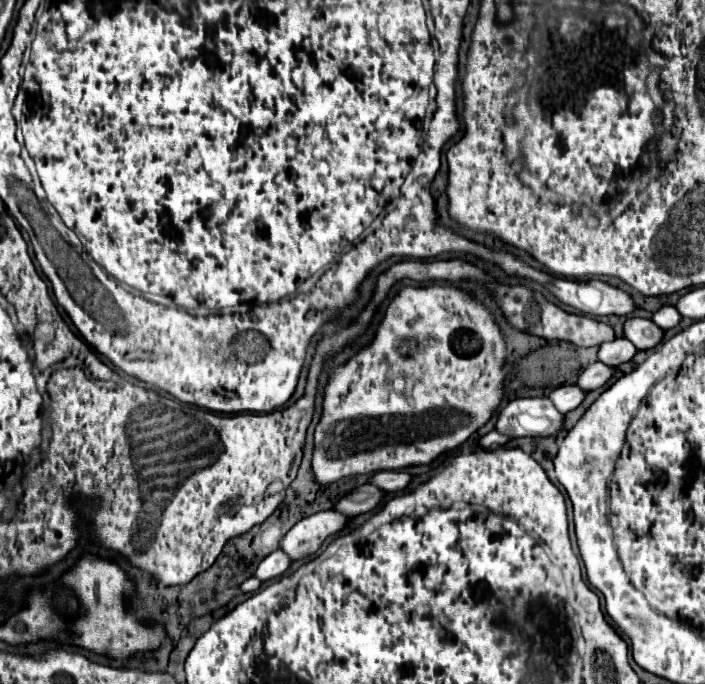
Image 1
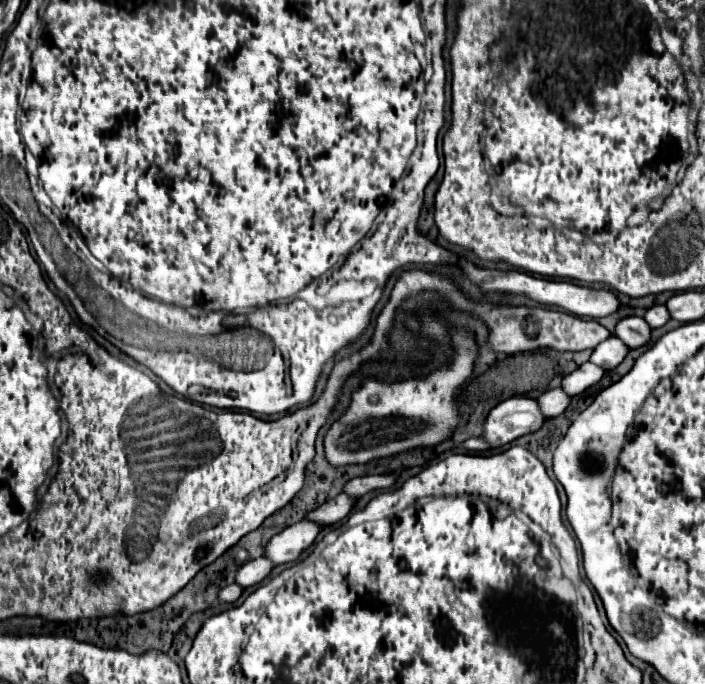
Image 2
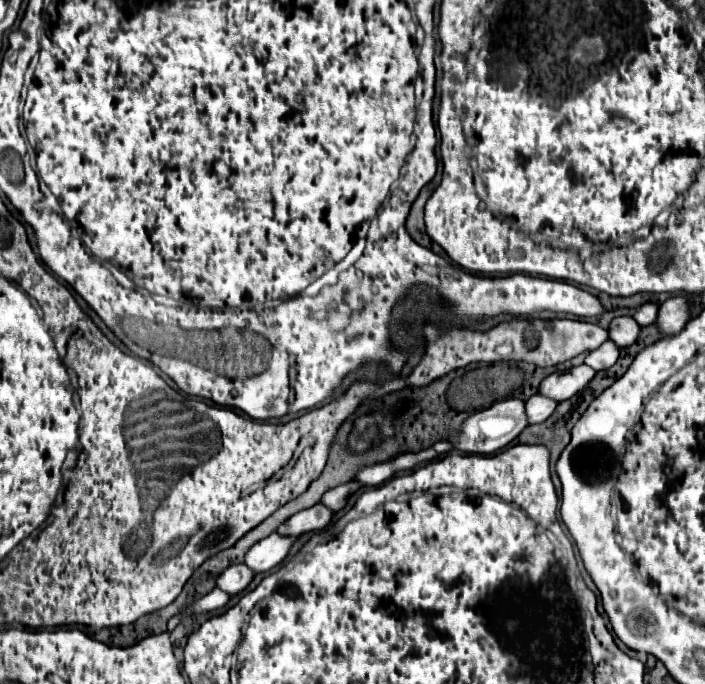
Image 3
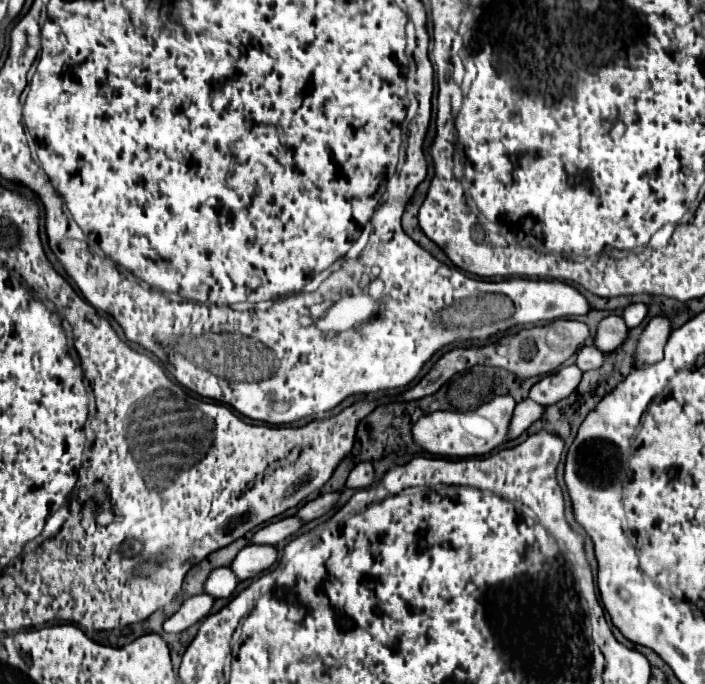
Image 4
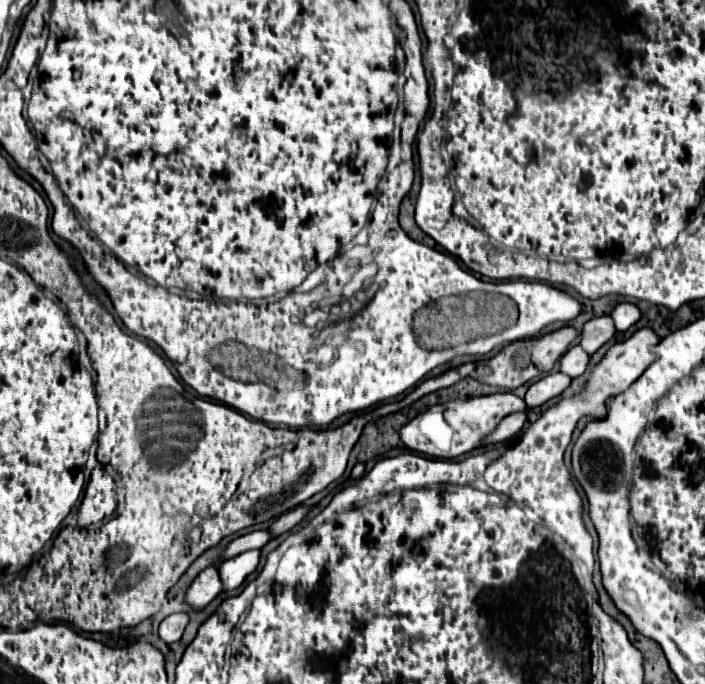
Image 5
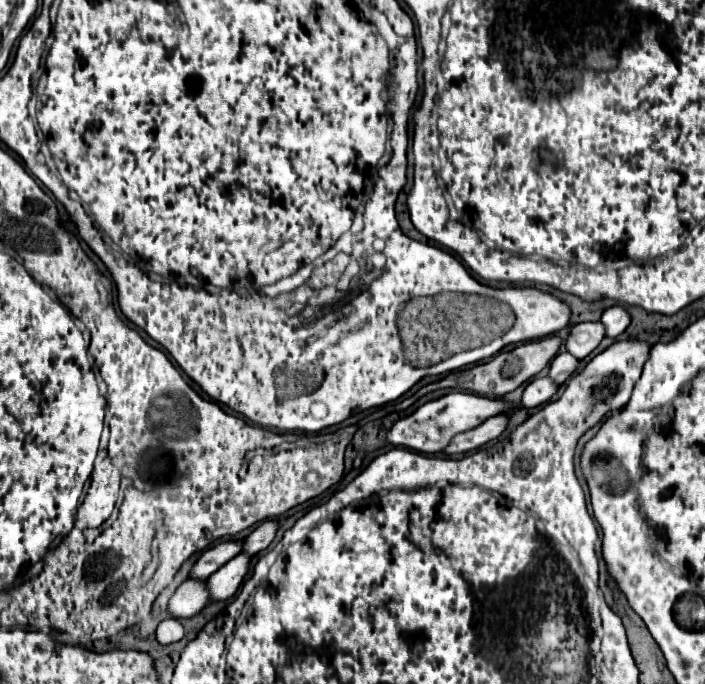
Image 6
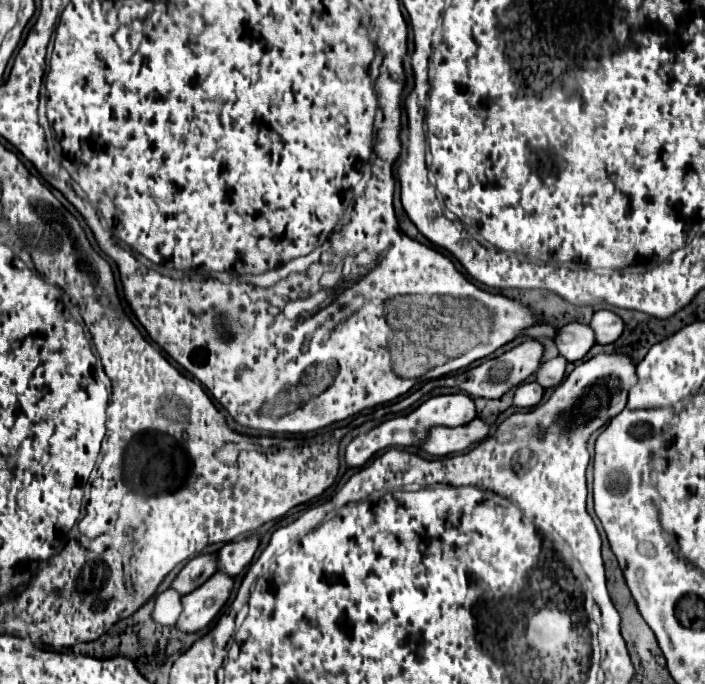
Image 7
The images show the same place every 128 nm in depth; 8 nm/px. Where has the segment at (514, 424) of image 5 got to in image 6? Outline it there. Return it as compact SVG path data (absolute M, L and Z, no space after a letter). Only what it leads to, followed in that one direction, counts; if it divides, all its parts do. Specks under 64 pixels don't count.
M506 414L488 418L488 420L482 422L478 428L468 430L468 432L456 436L456 438L450 442L450 446L446 448L446 454L464 454L464 452L482 448L484 444L496 440L496 438L506 430L508 420L510 420L510 418L508 418Z

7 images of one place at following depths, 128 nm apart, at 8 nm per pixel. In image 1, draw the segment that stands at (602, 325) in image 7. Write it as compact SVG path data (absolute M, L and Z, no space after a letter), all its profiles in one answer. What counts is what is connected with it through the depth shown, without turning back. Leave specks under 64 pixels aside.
M662 306L662 308L652 316L652 320L654 320L660 328L670 330L670 328L678 326L678 322L682 320L682 316L680 316L680 312L678 312L674 306Z

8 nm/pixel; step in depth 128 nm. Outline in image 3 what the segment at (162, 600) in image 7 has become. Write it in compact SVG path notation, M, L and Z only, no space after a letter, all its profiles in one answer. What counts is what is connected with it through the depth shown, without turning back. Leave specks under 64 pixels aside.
M234 564L232 568L226 568L220 574L218 588L228 594L238 594L252 582L252 578L254 578L254 572L246 568L246 564Z

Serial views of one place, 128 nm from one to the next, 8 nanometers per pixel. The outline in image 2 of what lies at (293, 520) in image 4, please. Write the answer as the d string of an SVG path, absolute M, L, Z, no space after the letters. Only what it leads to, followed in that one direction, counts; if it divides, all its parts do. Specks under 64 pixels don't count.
M342 492L334 500L328 500L328 504L322 504L320 508L316 508L316 512L312 512L312 516L306 516L306 518L312 522L330 526L330 524L336 524L342 518L346 518L354 506L356 506L356 498Z

